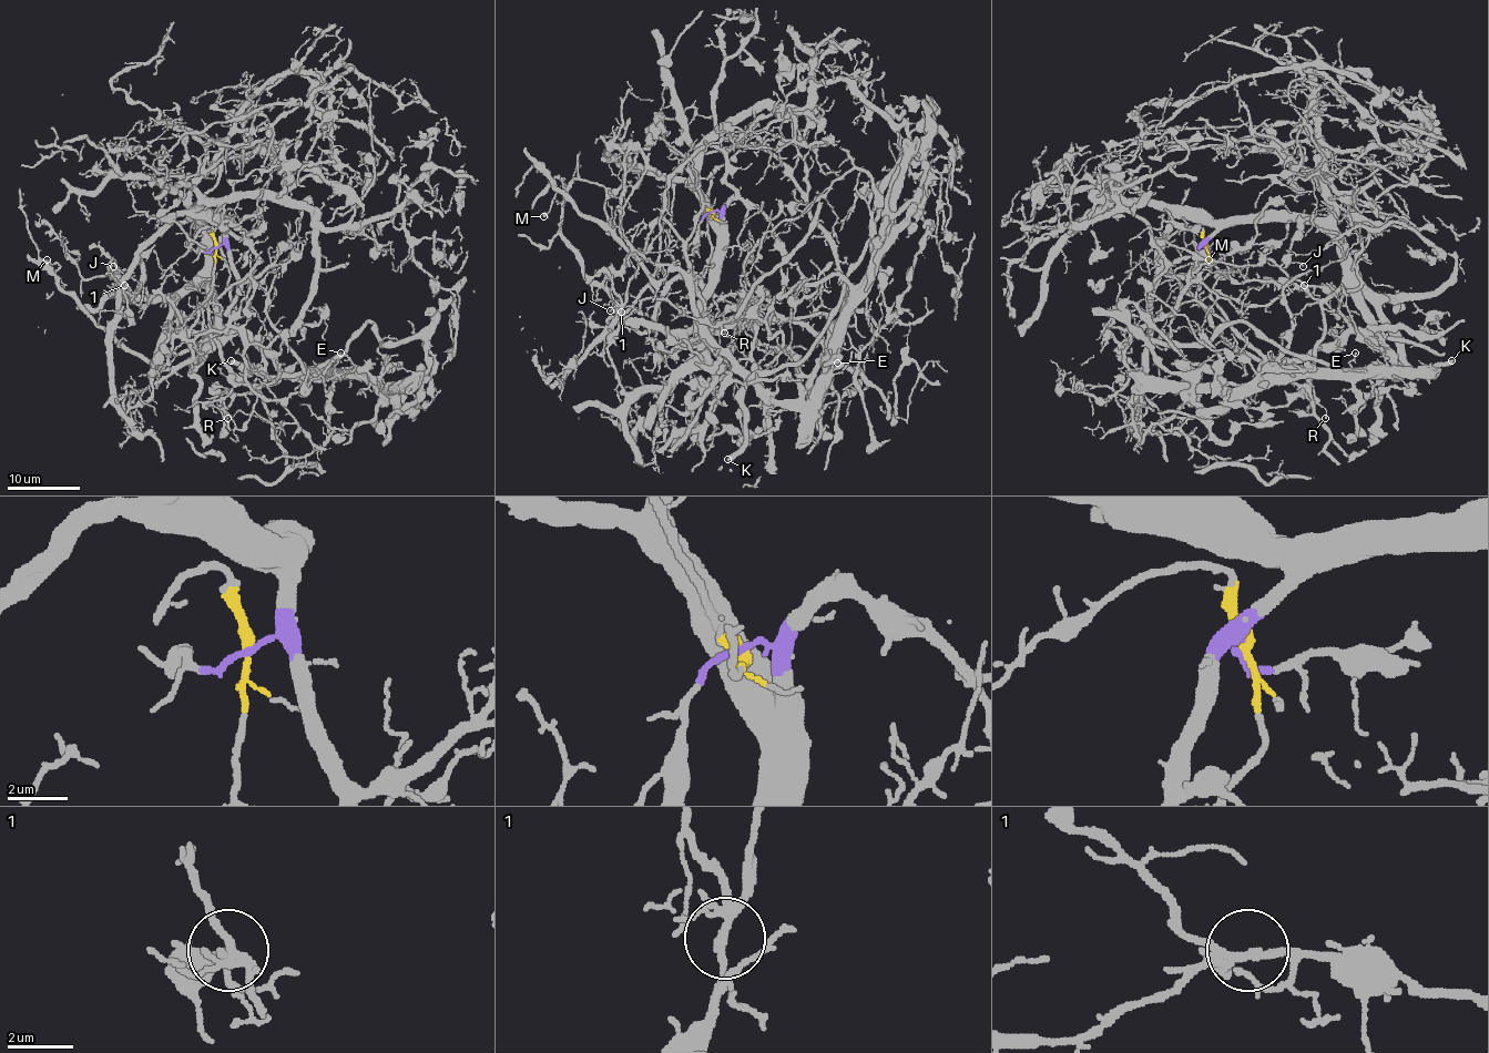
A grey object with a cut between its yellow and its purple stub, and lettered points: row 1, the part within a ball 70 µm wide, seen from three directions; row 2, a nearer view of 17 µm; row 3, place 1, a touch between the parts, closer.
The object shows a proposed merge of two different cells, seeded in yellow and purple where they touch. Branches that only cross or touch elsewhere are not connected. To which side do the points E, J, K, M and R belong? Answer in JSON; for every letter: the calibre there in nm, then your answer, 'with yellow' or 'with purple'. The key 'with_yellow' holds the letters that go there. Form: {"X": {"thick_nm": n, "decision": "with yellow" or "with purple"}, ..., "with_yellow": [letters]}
{"E": {"thick_nm": 120, "decision": "with yellow"}, "J": {"thick_nm": 110, "decision": "with purple"}, "K": {"thick_nm": 440, "decision": "with yellow"}, "M": {"thick_nm": 160, "decision": "with yellow"}, "R": {"thick_nm": 80, "decision": "with purple"}, "with_yellow": ["E", "K", "M"]}

